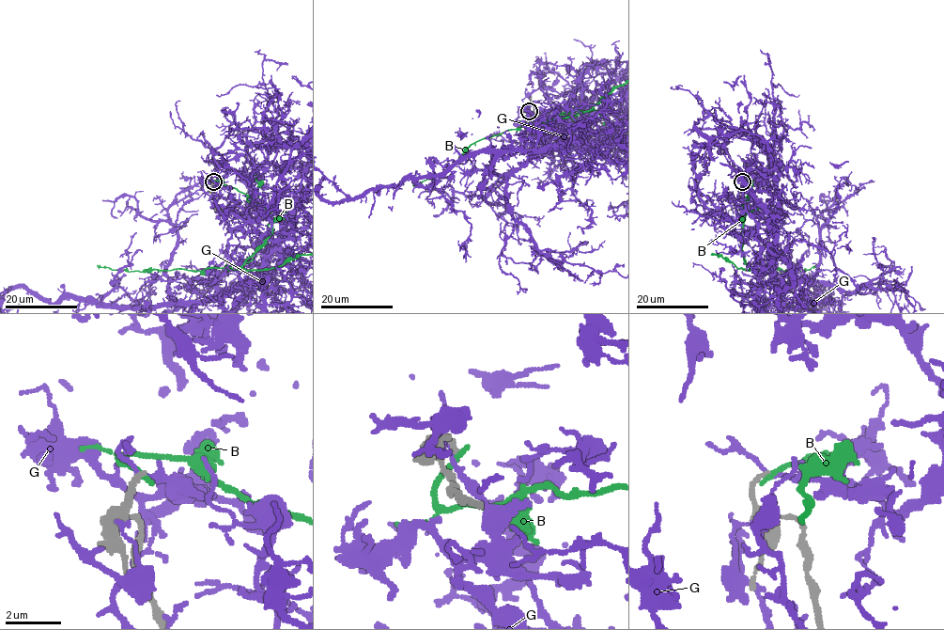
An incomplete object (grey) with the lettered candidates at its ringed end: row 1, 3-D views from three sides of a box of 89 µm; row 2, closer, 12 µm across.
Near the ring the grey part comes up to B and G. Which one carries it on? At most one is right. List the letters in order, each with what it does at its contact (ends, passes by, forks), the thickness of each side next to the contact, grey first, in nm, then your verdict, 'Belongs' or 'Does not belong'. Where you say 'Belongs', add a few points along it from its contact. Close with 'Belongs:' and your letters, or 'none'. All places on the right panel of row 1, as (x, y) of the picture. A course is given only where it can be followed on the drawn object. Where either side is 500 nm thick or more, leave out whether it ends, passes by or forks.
B: It ends there. Thickness 190 nm (grey) against 200 nm. Does not belong
G: It passes by. Thickness 200 nm (grey) against 150 nm. Does not belong
Belongs: none

